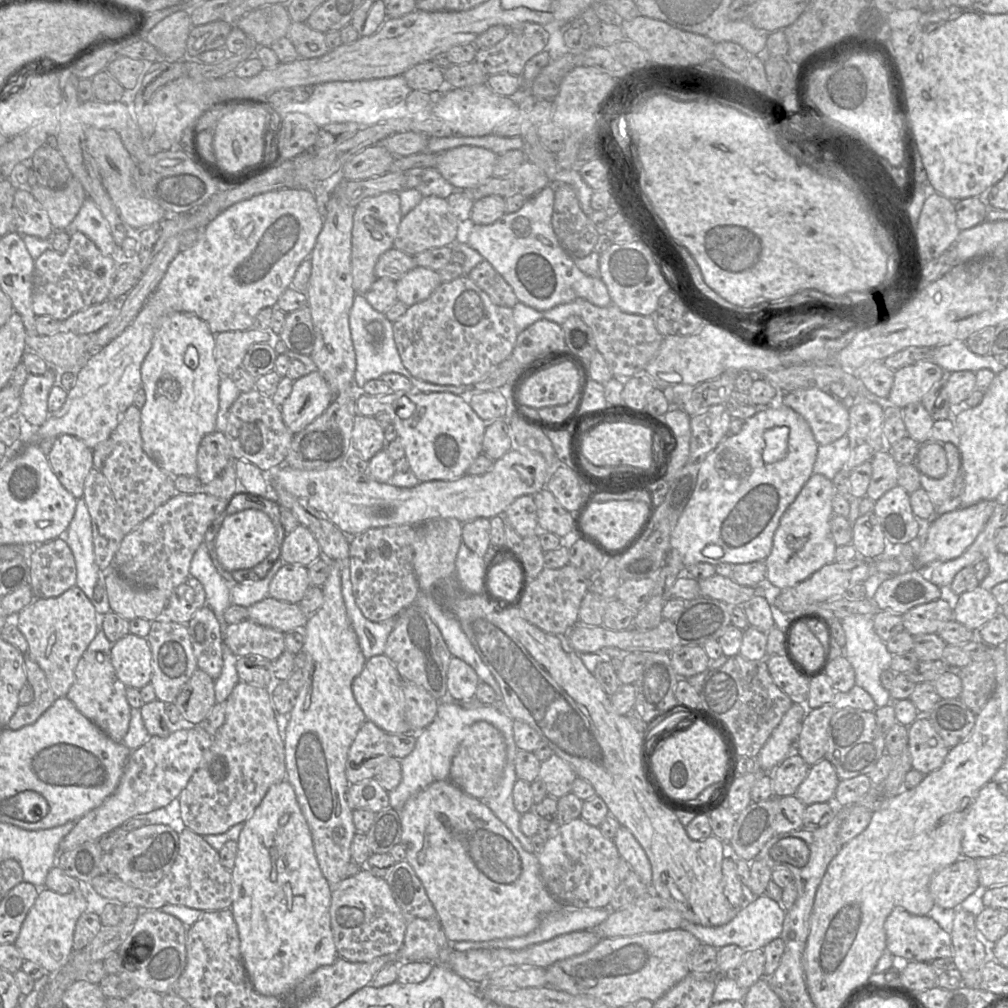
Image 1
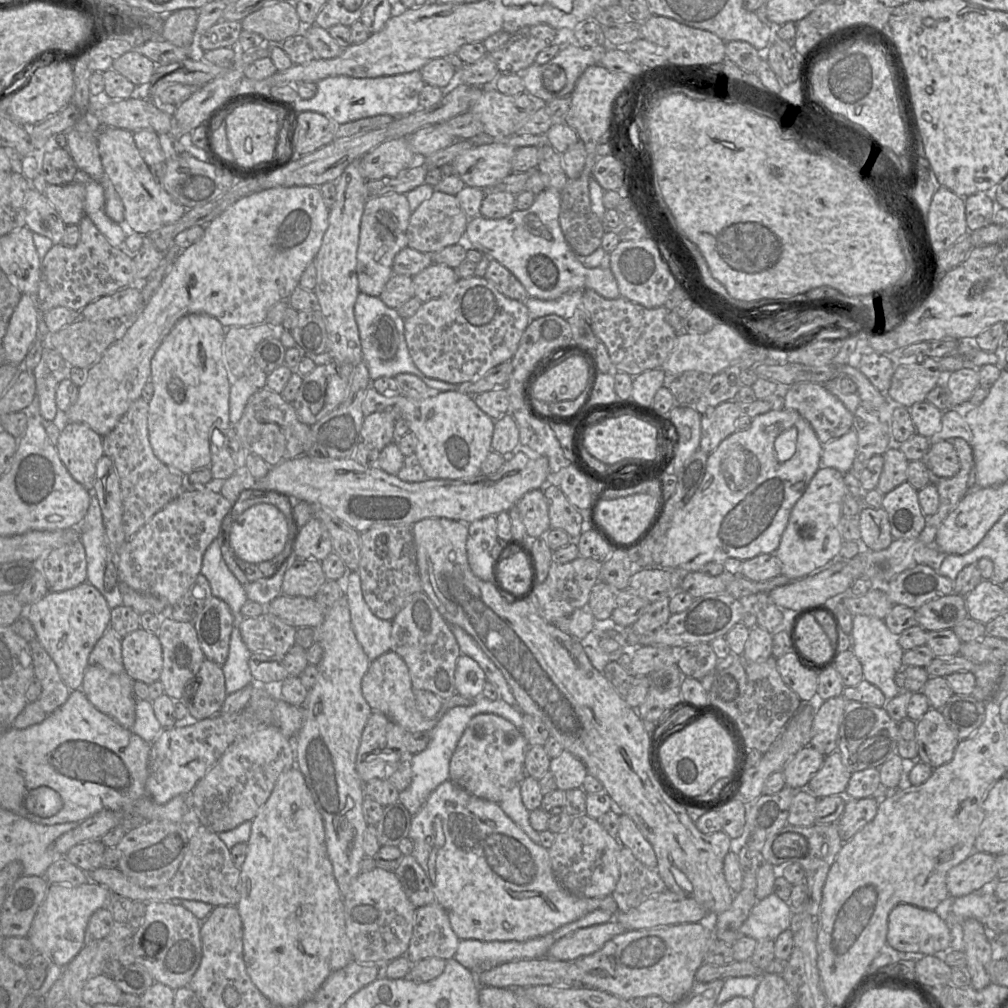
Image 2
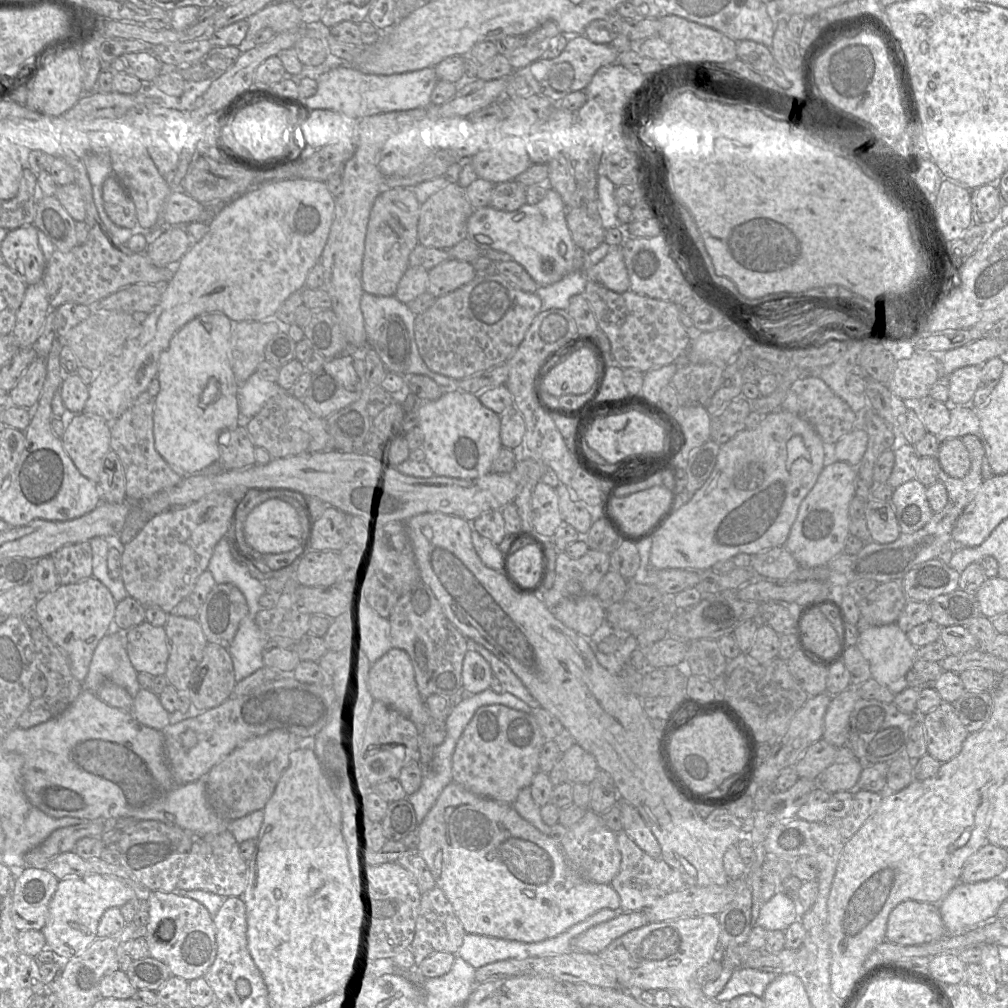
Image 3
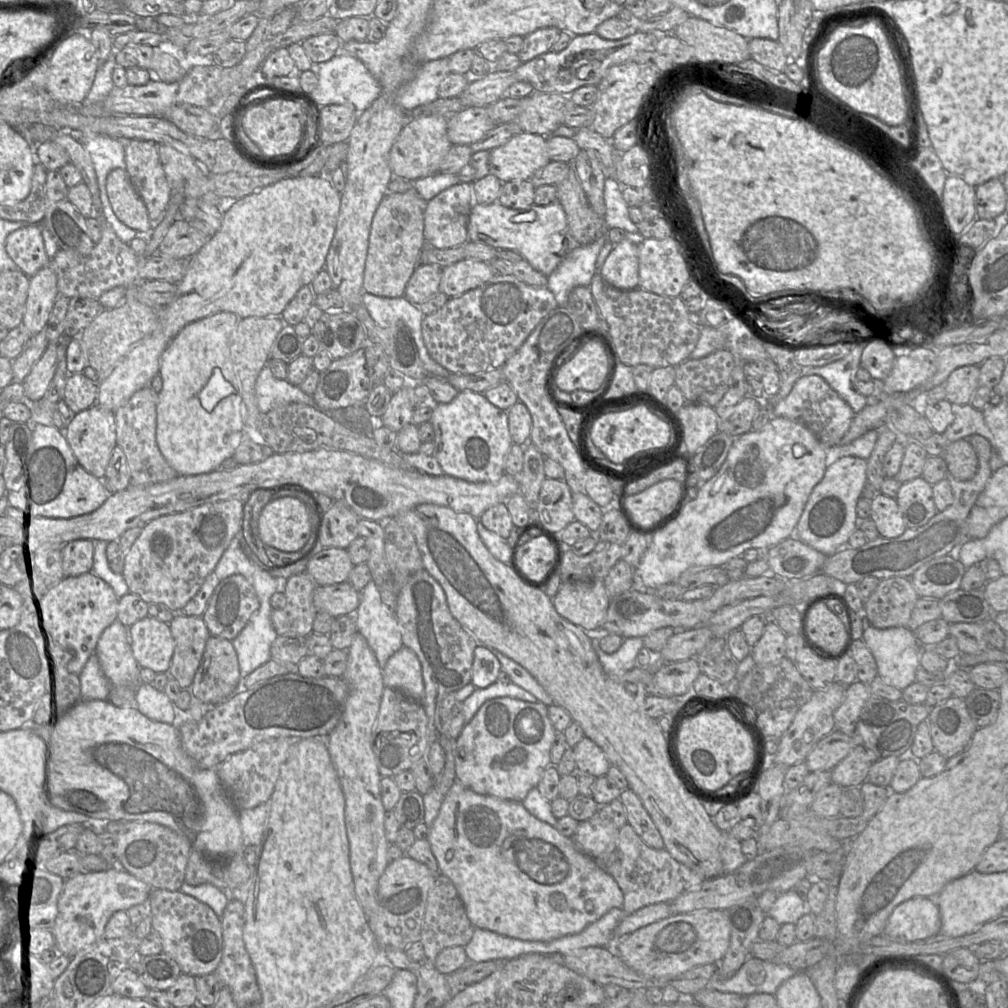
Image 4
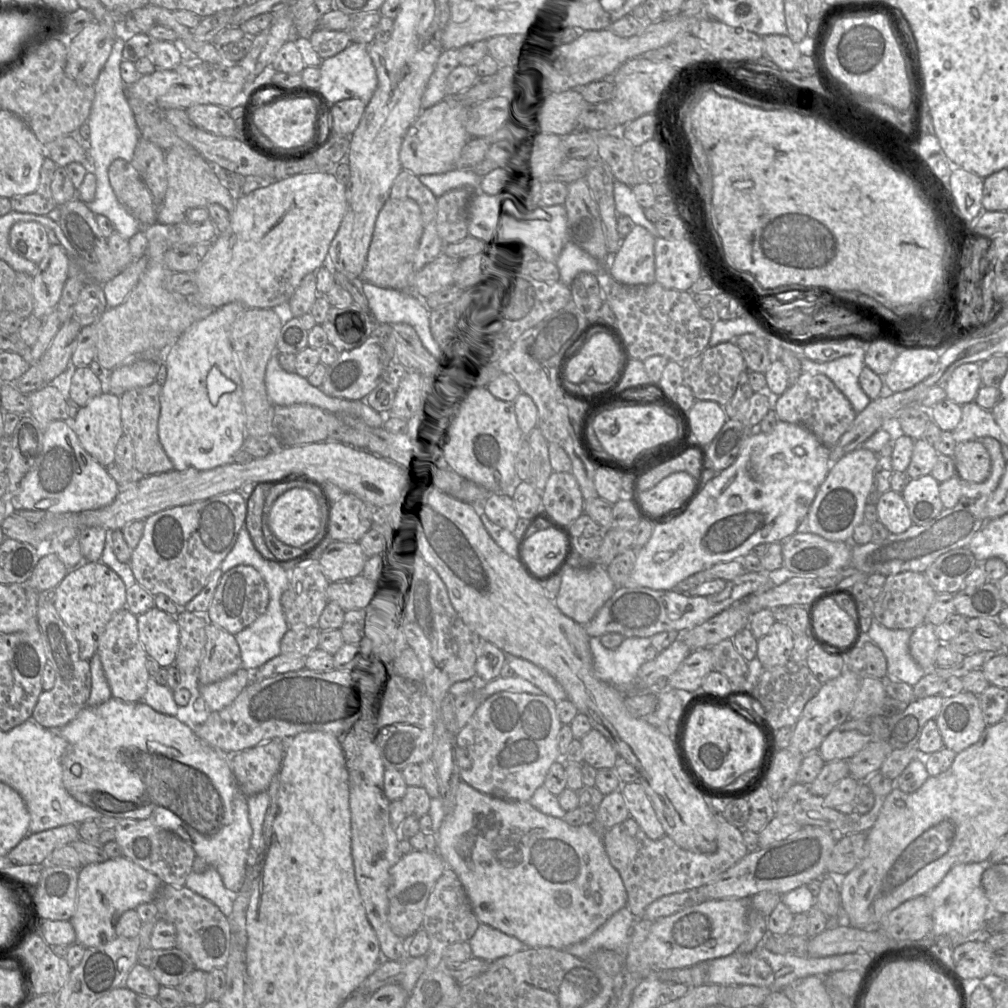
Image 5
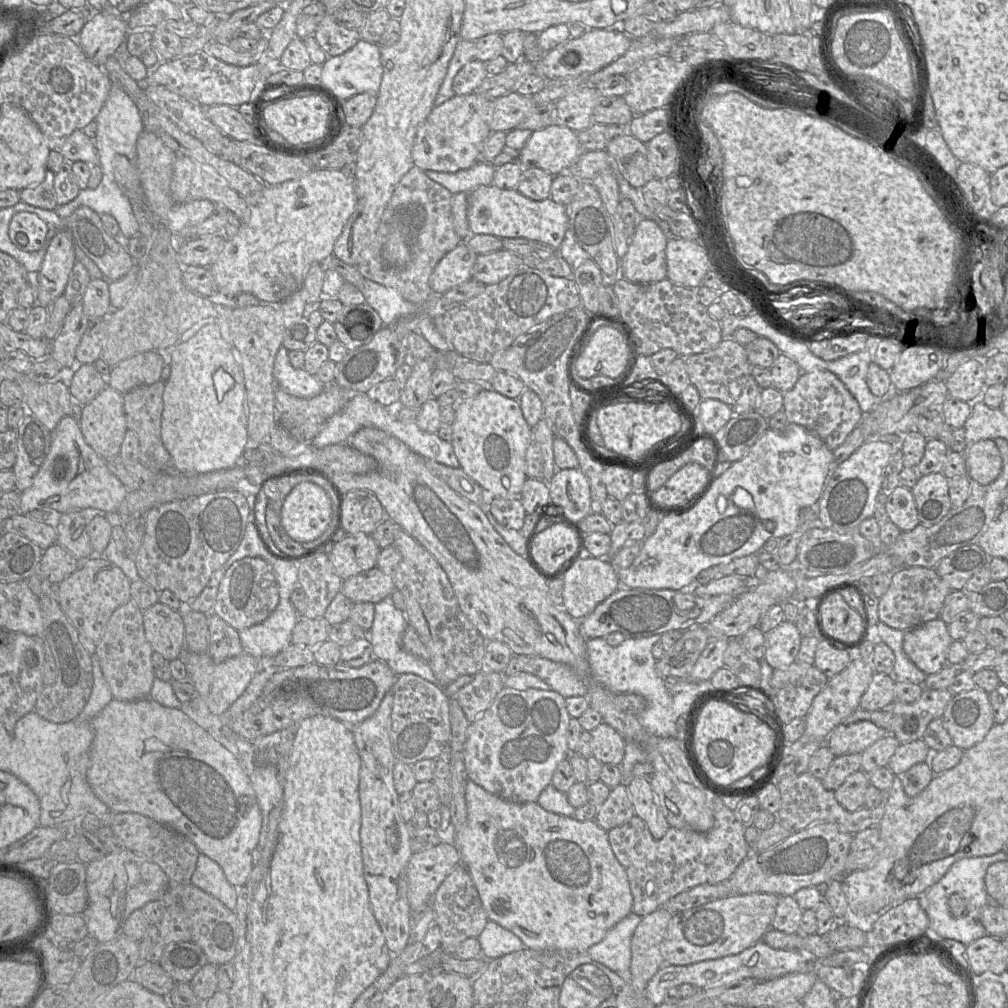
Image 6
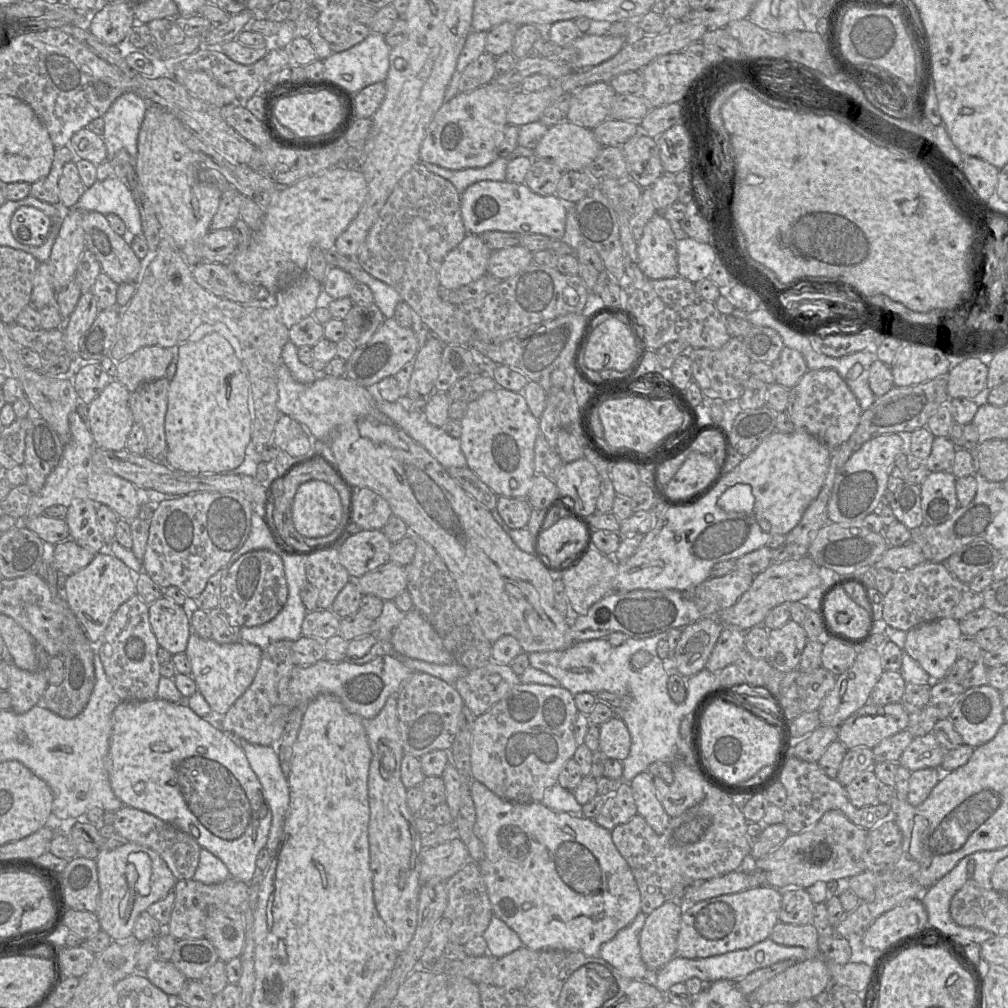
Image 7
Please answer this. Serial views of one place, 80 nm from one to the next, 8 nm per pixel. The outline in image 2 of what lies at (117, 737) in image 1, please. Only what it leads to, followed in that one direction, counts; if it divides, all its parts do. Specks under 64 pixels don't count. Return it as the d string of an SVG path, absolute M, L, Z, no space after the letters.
M88 665L80 689L96 709L114 719L124 728L131 729L135 722L134 682L126 672L113 673L101 666Z

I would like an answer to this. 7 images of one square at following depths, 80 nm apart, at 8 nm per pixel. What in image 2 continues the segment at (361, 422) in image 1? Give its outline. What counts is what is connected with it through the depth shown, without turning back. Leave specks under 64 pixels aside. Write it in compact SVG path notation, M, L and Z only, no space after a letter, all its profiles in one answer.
M374 412L364 417L361 439L381 451L394 441L395 420L386 412Z

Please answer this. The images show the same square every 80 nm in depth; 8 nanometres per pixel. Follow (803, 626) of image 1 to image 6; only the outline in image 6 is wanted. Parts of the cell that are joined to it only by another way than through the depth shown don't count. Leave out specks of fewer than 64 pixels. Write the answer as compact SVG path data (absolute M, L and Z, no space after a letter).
M838 593L829 596L824 601L819 608L818 619L822 632L841 644L849 644L856 640L861 631L861 617L859 613Z

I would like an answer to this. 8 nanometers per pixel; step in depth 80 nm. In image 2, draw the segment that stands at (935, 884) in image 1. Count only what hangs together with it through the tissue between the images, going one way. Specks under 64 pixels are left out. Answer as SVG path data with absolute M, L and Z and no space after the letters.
M973 852L947 874L949 896L958 898L973 893L996 879L995 856L986 852Z

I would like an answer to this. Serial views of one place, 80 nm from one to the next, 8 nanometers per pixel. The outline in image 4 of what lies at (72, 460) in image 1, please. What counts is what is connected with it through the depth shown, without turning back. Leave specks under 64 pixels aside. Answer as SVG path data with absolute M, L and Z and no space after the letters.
M98 404L80 411L66 428L65 437L80 465L103 480L111 453L117 446L115 412Z

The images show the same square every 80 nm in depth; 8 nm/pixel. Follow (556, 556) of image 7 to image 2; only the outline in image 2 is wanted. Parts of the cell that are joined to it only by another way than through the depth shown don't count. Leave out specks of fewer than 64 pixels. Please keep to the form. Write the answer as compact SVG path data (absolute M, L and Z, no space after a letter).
M516 552L497 564L492 582L505 595L515 597L527 589L529 578L527 558L523 553Z

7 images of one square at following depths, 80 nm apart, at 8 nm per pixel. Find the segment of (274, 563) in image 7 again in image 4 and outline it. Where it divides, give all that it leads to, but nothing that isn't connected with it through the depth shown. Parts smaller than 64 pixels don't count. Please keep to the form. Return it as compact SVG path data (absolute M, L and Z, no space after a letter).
M236 574L219 582L202 618L210 635L233 641L259 606L252 584Z

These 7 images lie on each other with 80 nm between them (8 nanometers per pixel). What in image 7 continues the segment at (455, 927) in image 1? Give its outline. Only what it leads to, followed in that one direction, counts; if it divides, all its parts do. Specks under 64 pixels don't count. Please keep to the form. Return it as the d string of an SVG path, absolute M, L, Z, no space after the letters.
M472 780L470 794L476 812L474 832L484 847L484 858L478 862L494 916L504 921L521 939L523 946L532 950L566 950L599 957L602 945L610 941L621 929L629 925L641 912L640 892L634 875L613 843L611 830L596 824L581 814L554 811L542 802L520 803L505 800L482 783Z

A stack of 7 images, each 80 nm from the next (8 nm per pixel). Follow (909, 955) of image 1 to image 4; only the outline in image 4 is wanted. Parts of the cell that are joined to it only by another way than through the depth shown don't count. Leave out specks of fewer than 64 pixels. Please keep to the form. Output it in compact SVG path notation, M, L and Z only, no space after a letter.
M915 897L899 904L886 923L884 934L899 942L914 942L937 935L940 910L935 899Z

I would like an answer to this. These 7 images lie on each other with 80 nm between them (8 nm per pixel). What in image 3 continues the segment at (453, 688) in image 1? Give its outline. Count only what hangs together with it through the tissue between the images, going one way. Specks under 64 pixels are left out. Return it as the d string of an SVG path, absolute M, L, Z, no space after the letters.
M468 651L463 660L462 683L467 693L477 694L490 687L494 678L489 663L476 651Z

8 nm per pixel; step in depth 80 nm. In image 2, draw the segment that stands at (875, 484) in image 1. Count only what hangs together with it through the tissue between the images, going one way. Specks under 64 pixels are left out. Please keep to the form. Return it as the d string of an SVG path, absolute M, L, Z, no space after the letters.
M893 444L882 456L884 465L876 489L886 495L907 480L909 461L898 444Z

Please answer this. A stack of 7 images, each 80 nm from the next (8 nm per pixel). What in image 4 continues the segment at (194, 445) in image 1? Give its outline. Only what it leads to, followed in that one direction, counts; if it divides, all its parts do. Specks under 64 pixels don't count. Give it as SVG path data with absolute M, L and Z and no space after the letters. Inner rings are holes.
M221 311L194 321L174 337L161 355L159 374L163 385L158 394L156 442L162 455L178 475L197 475L217 470L225 459L233 456L246 430L241 414L241 382L230 351L230 337L239 319L233 312ZM215 368L220 369L234 391L208 411L201 404L200 392L208 383Z

